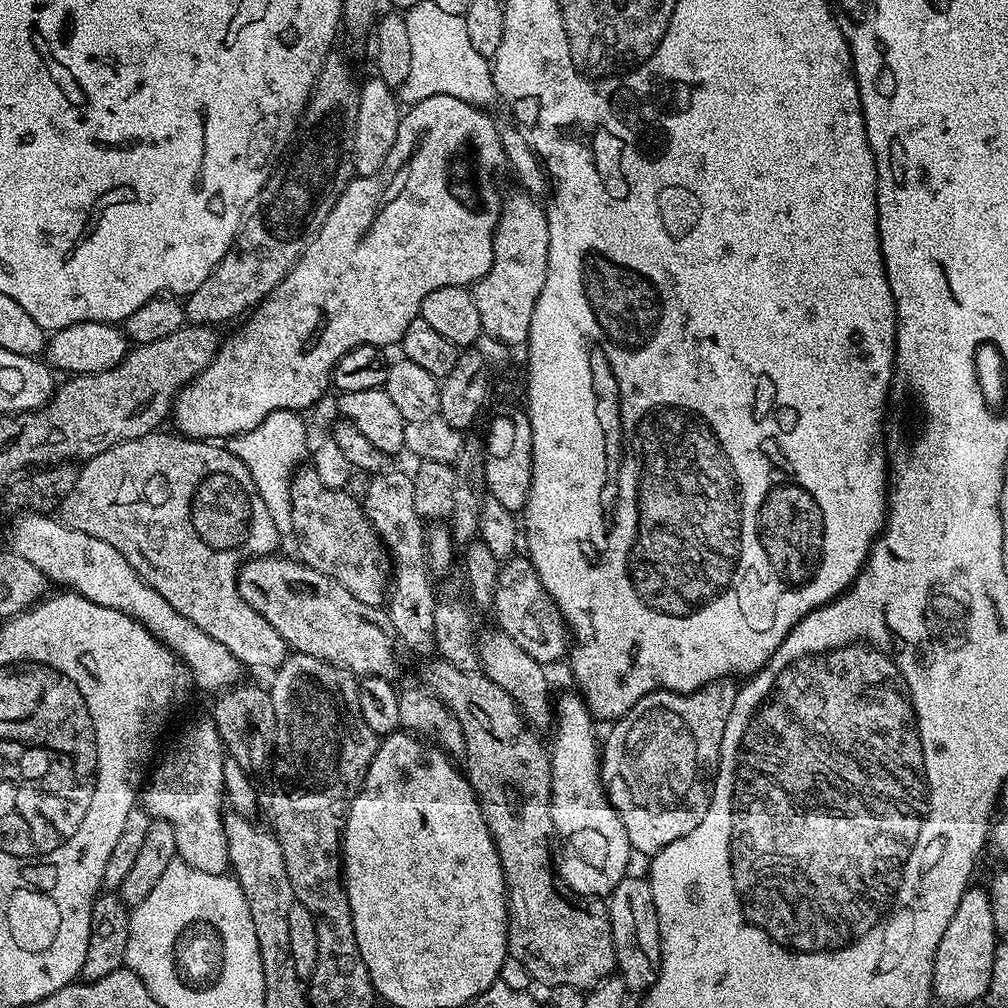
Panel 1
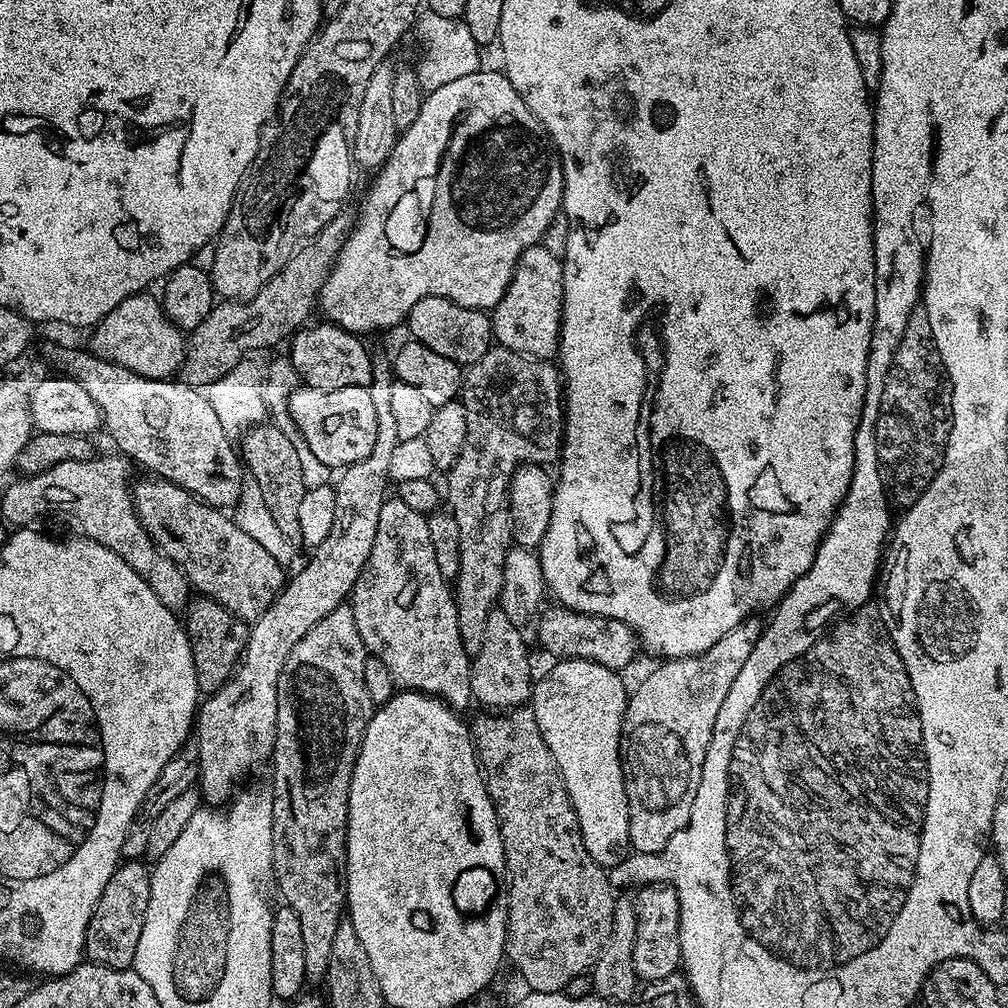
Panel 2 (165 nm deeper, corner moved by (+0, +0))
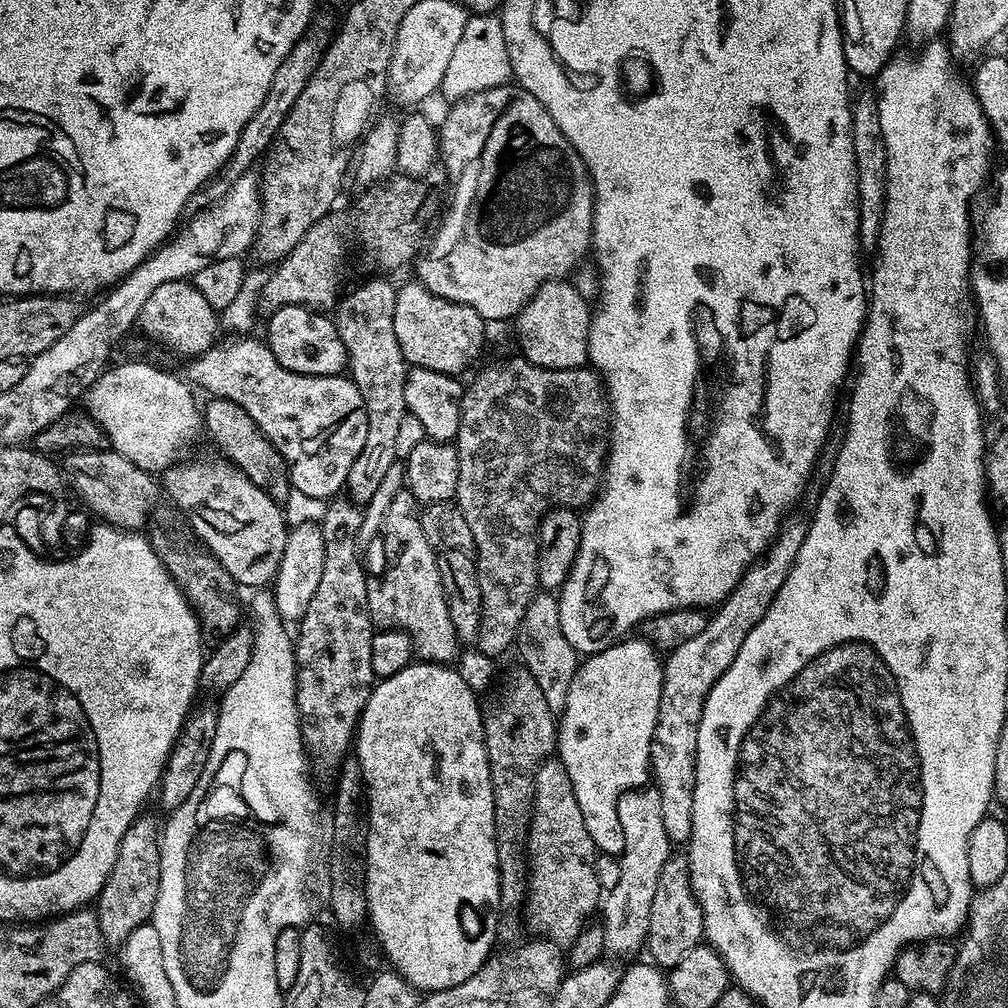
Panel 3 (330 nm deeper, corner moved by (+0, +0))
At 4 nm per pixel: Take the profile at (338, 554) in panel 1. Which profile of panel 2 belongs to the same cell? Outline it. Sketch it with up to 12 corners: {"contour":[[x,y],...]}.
{"contour":[[273,424],[243,433],[243,467],[278,530],[301,541],[308,487],[295,447]]}

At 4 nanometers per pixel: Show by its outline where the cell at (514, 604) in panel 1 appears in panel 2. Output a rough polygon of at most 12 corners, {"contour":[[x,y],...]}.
{"contour":[[551,606],[540,644],[562,660],[628,668],[641,651],[618,618]]}

